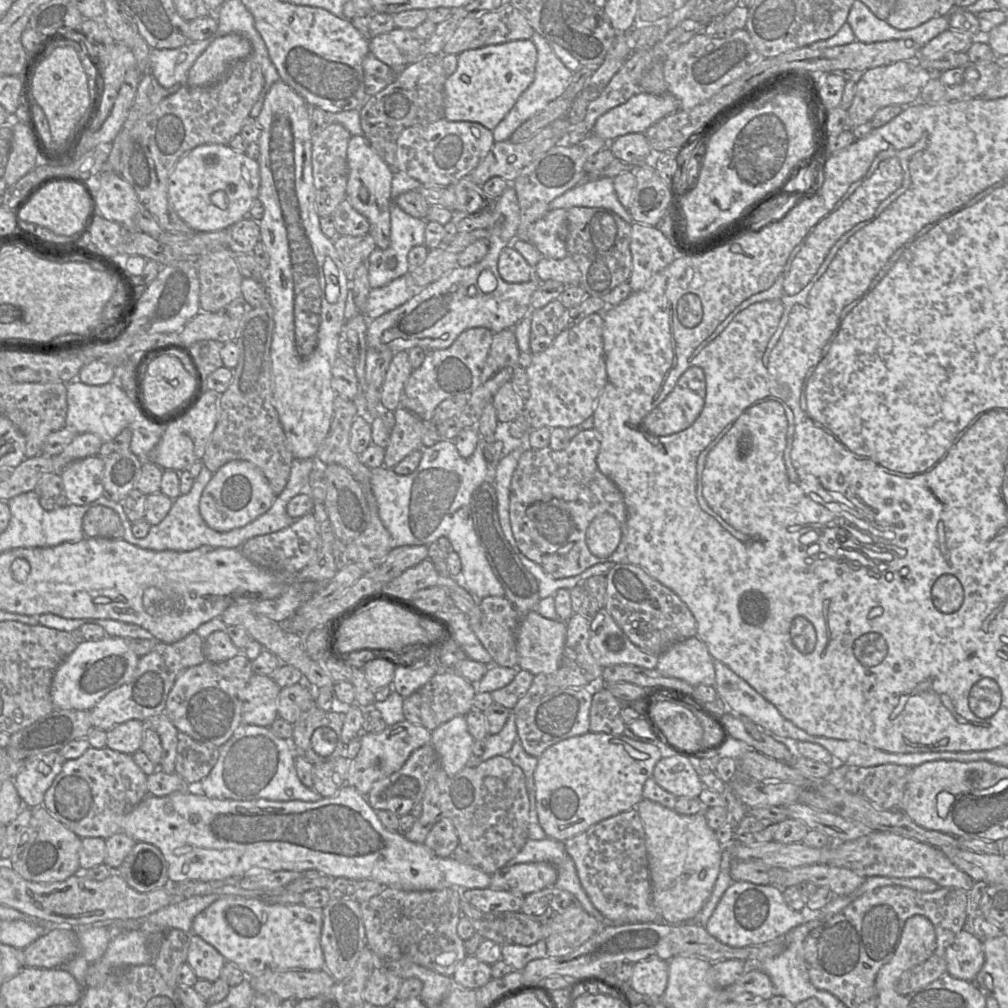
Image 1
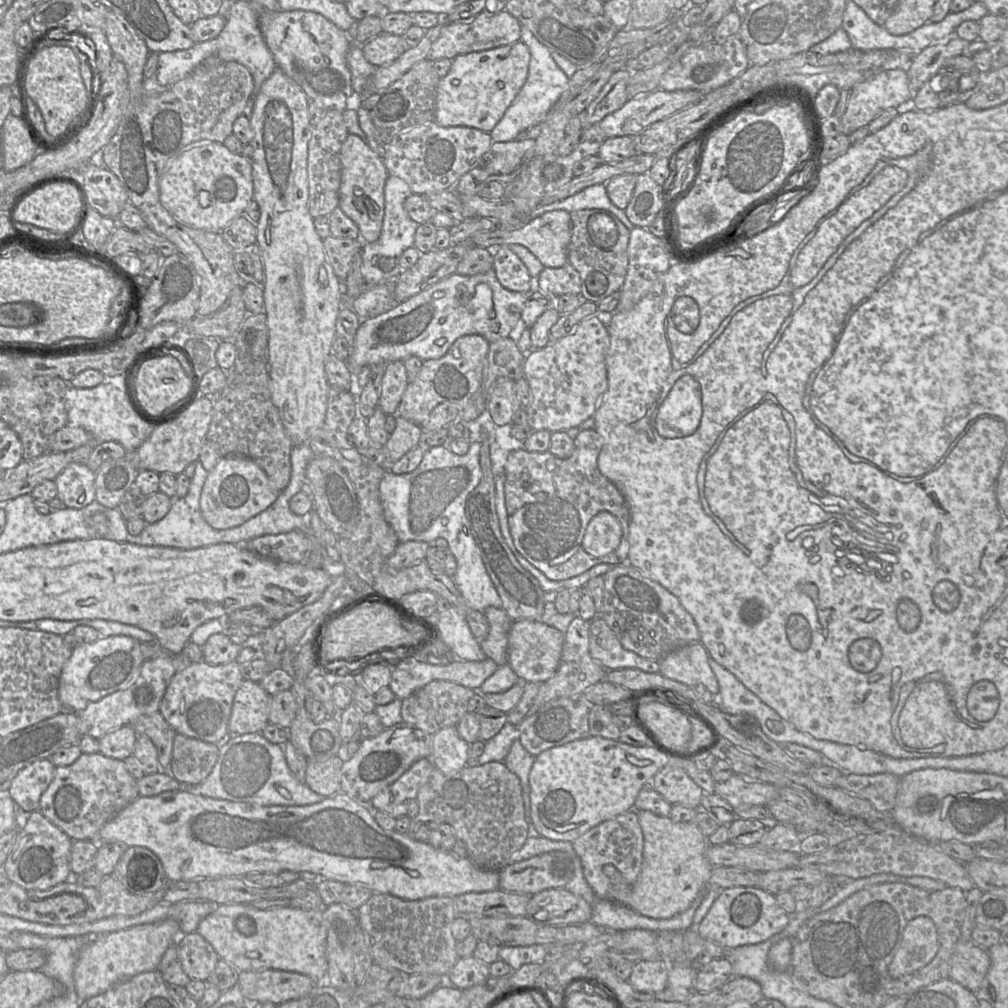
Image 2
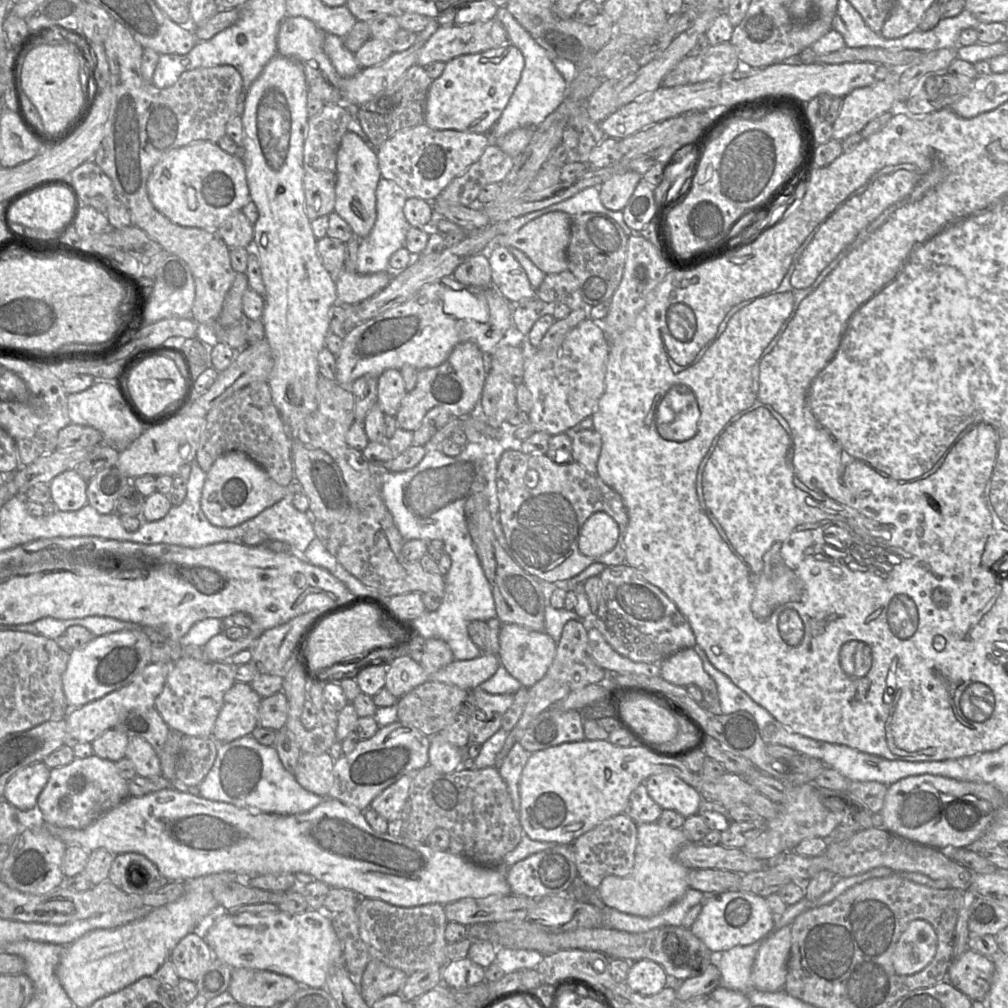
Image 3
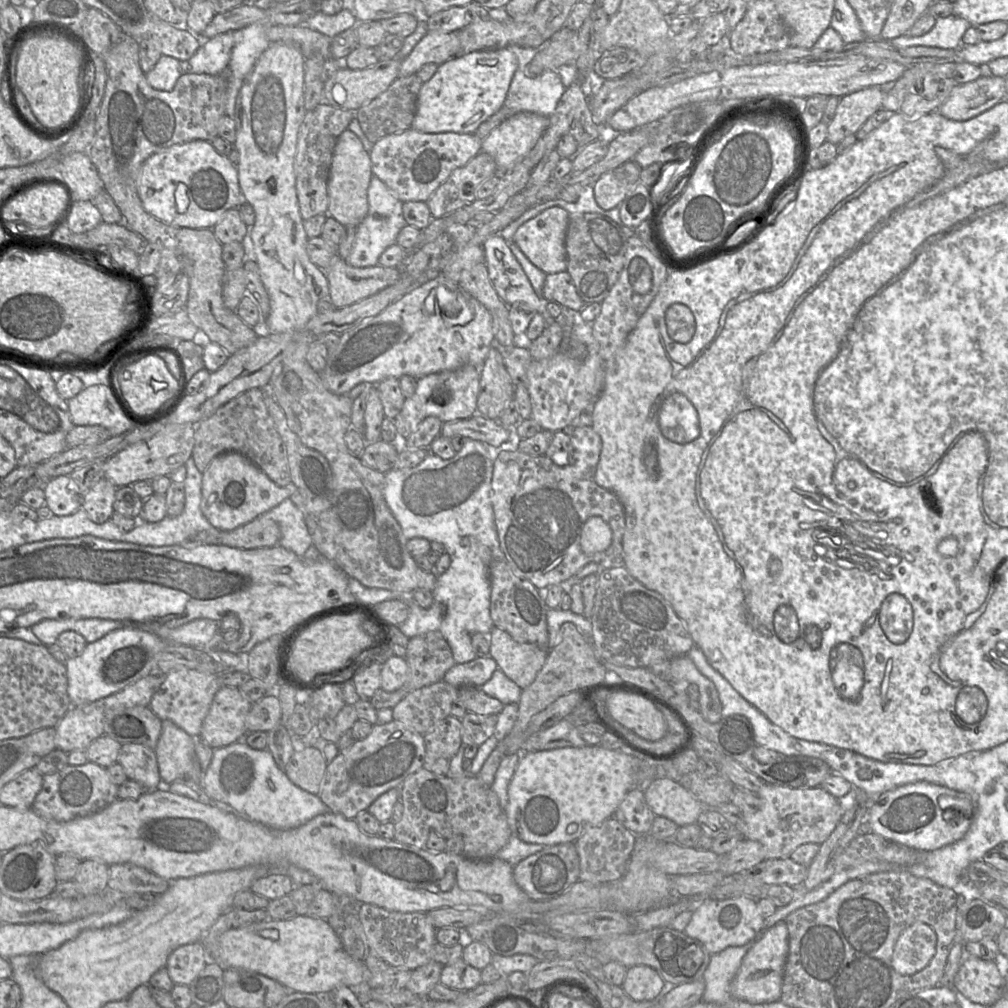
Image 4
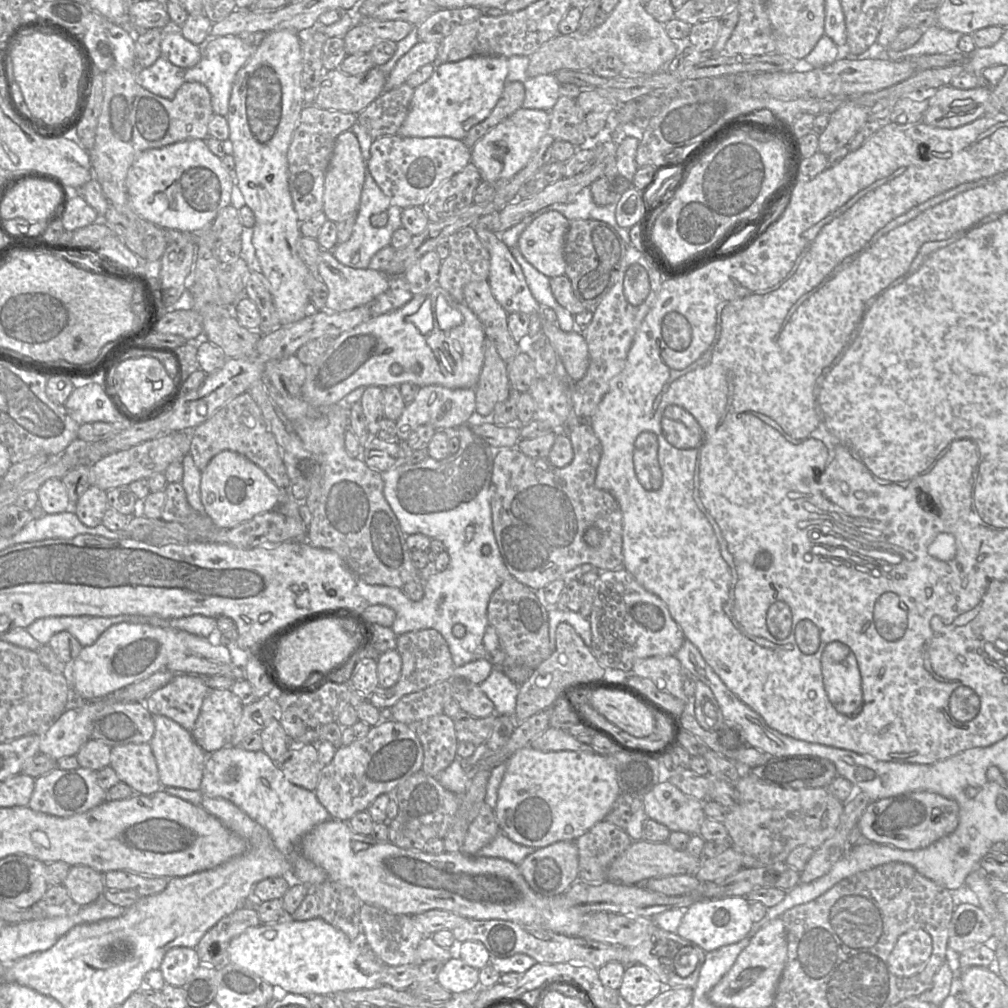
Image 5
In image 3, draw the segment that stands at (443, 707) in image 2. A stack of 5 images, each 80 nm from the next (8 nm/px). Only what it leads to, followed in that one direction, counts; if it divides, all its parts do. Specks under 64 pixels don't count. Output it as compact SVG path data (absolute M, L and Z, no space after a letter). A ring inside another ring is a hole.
M427 681L398 699L398 721L432 737L453 723L469 691L442 682Z

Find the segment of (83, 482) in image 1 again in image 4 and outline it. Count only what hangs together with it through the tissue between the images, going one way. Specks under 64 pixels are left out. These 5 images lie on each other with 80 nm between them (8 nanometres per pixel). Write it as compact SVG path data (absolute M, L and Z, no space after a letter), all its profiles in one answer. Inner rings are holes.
M60 475L57 476L49 481L47 481L45 484L37 484L37 485L43 485L44 493L45 493L45 504L48 506L48 508L53 512L54 515L57 516L66 516L70 515L74 512L76 512L81 506L82 506L82 497L79 494L77 494L75 491L72 490L72 483L69 475Z

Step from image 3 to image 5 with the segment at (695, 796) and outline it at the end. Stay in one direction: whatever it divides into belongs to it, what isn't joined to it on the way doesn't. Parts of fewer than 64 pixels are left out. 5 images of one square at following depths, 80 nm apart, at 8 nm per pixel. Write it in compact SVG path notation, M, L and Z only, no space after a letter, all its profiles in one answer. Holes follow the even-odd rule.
M669 781L659 782L643 797L647 817L669 828L698 834L706 818L703 802L684 794Z

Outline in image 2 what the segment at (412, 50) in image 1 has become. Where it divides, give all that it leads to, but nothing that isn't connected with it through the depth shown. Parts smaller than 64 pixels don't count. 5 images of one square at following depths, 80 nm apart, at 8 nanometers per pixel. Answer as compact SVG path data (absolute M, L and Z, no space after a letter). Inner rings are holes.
M381 33L362 45L364 58L376 67L385 66L406 51L401 36Z

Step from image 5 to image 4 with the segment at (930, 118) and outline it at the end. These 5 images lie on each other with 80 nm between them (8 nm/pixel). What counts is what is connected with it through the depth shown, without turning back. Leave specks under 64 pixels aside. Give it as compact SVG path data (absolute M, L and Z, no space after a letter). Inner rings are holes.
M979 77L975 81L956 85L938 112L950 120L966 121L991 109L1005 98L1004 77Z

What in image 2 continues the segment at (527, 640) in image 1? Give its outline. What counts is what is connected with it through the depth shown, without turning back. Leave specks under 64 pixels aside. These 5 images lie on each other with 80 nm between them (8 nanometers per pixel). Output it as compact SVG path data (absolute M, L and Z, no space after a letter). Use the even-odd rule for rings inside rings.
M516 620L508 635L508 665L525 682L543 683L557 671L562 655L565 633L542 621Z

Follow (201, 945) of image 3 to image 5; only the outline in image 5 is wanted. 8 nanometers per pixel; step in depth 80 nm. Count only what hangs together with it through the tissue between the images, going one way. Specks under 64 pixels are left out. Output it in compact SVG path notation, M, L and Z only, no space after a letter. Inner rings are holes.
M175 947L167 951L159 969L166 984L182 987L200 965L195 948Z

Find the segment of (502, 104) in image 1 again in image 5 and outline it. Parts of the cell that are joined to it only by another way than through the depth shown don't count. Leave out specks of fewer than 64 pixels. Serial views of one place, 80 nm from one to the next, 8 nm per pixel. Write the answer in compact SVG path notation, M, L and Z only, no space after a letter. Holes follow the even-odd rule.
M473 56L436 65L430 78L414 89L409 112L397 134L403 137L450 137L463 140L472 127L490 115L503 93L507 75L508 58L503 56Z

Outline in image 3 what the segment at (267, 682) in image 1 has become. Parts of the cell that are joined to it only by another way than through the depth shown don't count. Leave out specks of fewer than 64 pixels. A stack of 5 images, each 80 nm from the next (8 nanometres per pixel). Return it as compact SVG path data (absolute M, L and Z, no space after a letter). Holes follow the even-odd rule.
M236 682L224 695L211 737L218 743L228 743L251 735L258 727L261 700L250 684Z

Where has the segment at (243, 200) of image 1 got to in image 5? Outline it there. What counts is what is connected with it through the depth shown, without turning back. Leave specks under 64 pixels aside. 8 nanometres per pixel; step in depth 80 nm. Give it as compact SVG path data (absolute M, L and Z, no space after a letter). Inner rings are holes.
M188 139L143 151L130 166L126 177L126 190L134 211L143 219L165 229L185 233L199 233L210 227L217 214L232 203L234 176L223 166L202 139Z

